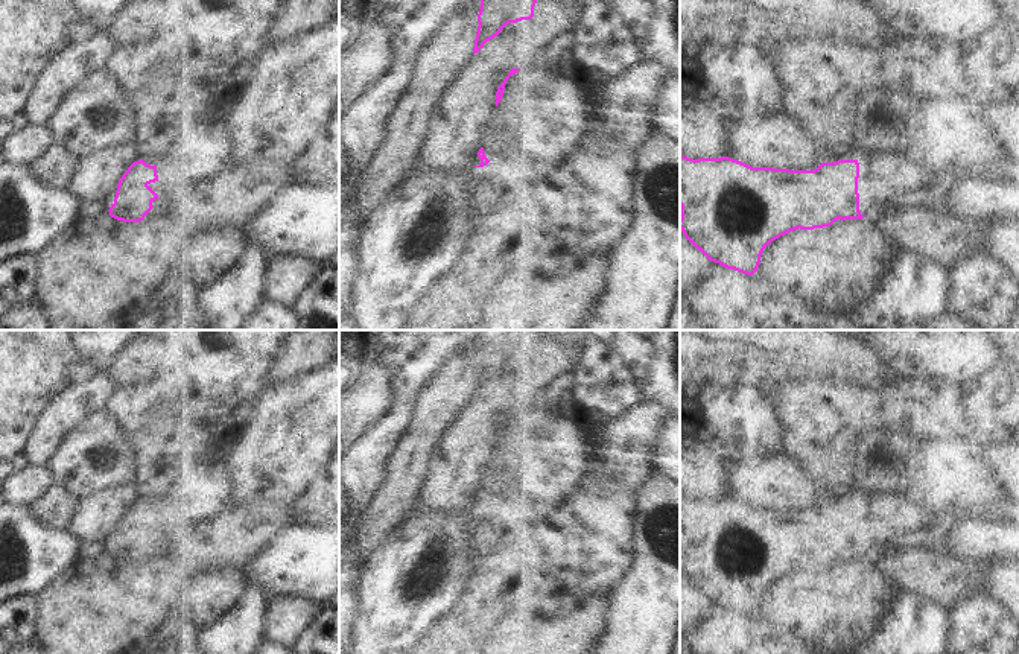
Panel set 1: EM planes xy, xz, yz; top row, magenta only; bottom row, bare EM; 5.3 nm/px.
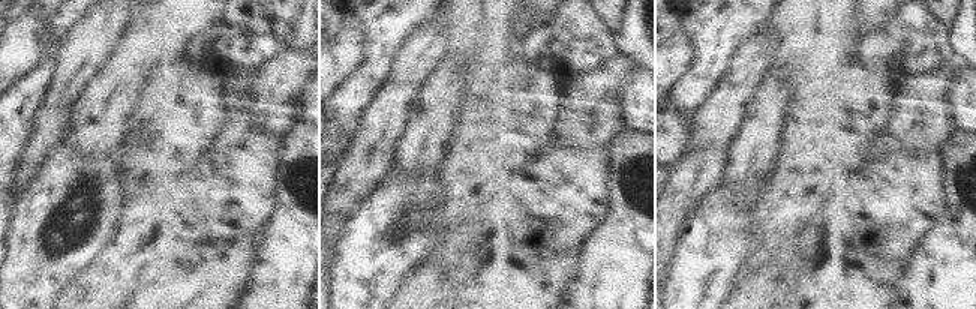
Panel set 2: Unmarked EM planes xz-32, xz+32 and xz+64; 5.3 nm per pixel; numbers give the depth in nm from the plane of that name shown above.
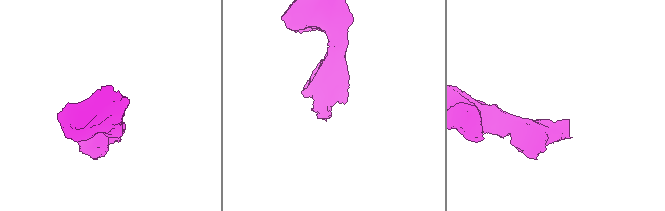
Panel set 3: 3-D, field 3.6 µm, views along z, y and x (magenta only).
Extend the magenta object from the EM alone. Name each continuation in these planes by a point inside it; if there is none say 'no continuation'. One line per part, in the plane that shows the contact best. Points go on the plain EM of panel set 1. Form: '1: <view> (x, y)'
1: yz (884, 517)

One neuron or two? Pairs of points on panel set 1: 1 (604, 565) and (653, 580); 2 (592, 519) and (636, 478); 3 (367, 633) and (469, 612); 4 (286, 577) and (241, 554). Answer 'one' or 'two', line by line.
1: two
2: two
3: two
4: two

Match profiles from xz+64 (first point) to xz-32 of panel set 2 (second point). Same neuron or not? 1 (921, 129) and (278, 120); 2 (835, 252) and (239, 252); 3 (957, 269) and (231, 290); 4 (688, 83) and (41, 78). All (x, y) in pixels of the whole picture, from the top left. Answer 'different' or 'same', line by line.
1: same
2: different
3: different
4: same

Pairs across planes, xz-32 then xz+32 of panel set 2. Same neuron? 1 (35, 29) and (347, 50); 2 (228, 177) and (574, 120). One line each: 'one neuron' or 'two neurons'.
1: one neuron
2: two neurons

